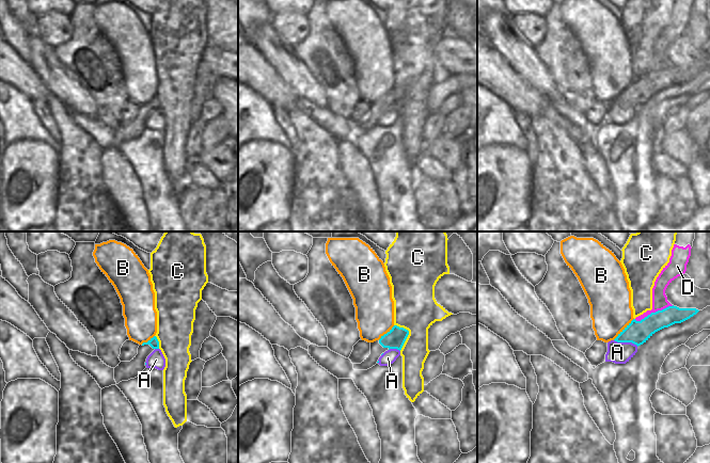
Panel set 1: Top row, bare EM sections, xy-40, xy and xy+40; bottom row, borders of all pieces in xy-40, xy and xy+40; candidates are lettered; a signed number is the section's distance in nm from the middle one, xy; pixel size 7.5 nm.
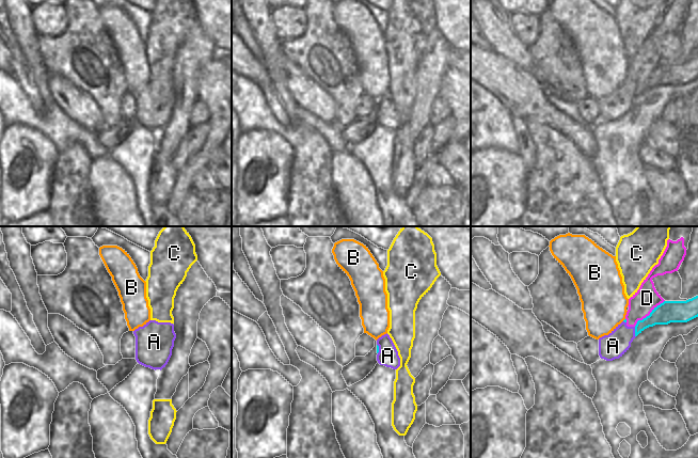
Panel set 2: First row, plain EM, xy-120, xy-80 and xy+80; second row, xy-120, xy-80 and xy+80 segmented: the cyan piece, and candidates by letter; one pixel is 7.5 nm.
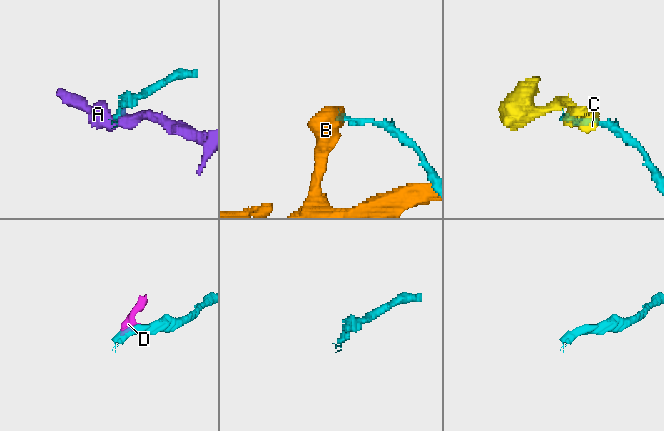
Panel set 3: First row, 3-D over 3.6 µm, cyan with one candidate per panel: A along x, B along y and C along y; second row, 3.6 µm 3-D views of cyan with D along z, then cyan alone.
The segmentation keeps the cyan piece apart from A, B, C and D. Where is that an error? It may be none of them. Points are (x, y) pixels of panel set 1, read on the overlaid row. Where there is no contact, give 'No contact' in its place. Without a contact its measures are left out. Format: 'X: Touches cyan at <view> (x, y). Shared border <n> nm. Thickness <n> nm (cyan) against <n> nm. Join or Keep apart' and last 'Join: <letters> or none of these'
A: Touches cyan at xy+40 (626, 341). Shared border 190 nm. Thickness 180 nm (cyan) against 160 nm. Keep apart
B: Touches cyan at xy+40 (625, 329). Shared border 220 nm. Thickness 180 nm (cyan) against 320 nm. Keep apart
C: Touches cyan at xy (408, 334). Shared border 200 nm. Thickness 150 nm (cyan) against 320 nm. Keep apart
D: Touches cyan at xy+40 (653, 313). Shared border 320 nm. Thickness 180 nm (cyan) against 120 nm. Keep apart
Join: none of these

